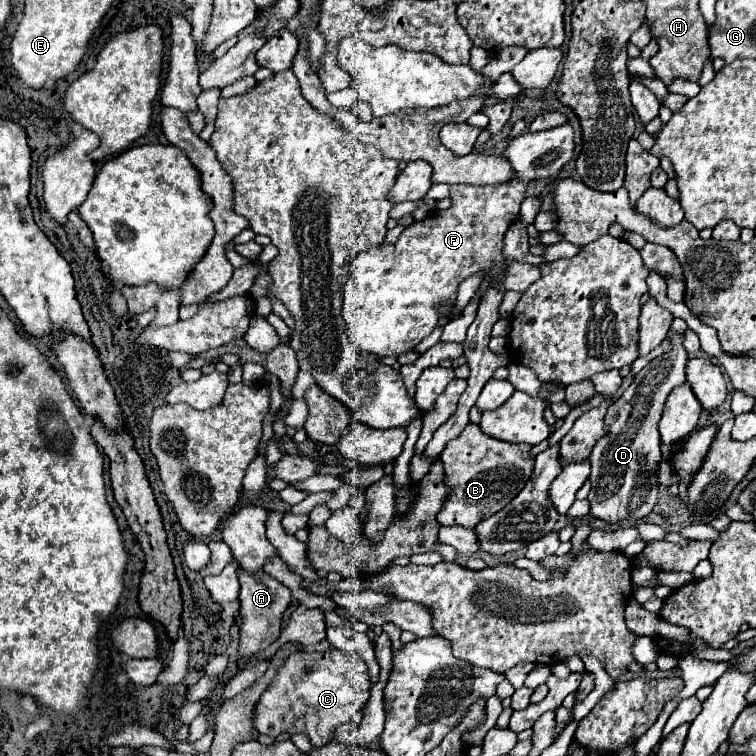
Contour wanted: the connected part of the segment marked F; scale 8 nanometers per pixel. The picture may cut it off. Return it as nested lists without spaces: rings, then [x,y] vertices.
[[[569,124],[557,126],[545,132],[525,132],[509,140],[507,148],[501,154],[509,160],[513,168],[513,178],[505,184],[493,186],[469,186],[457,184],[451,186],[451,208],[435,210],[425,220],[413,222],[407,226],[395,244],[381,244],[363,252],[355,258],[355,264],[349,270],[349,278],[343,286],[343,310],[341,316],[347,326],[347,336],[359,350],[371,352],[375,356],[399,356],[413,350],[423,338],[427,338],[437,326],[441,316],[453,316],[453,296],[457,294],[459,284],[471,274],[481,272],[489,274],[489,284],[501,292],[515,290],[525,292],[535,280],[541,278],[537,266],[517,260],[507,260],[503,254],[503,236],[507,228],[517,220],[519,206],[527,198],[527,184],[533,180],[555,178],[559,170],[573,158],[573,128]]]

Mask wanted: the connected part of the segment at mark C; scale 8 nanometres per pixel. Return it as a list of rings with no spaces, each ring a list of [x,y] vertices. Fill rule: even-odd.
[[[337,648],[325,652],[297,652],[279,666],[277,676],[261,694],[253,712],[253,724],[259,734],[273,738],[281,732],[303,732],[309,736],[311,744],[319,748],[333,740],[339,724],[353,722],[357,728],[361,726],[371,686],[367,664],[359,654]]]

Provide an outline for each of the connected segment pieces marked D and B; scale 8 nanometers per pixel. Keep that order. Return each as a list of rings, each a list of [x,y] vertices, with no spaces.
[[[677,334],[673,336],[673,350],[663,358],[651,360],[639,374],[635,374],[629,388],[609,408],[605,416],[605,428],[609,428],[609,432],[595,444],[589,456],[589,516],[599,518],[607,524],[615,524],[639,522],[651,514],[653,506],[659,500],[657,470],[659,462],[663,460],[657,424],[667,396],[673,388],[685,382],[685,362],[687,352],[683,348],[681,334]]]
[[[469,424],[469,428],[465,428],[457,440],[451,440],[445,446],[441,462],[445,468],[445,484],[451,488],[441,510],[437,512],[437,522],[441,526],[457,524],[463,528],[475,528],[475,524],[509,504],[513,496],[525,488],[533,474],[531,444],[509,444],[493,440],[491,436],[485,436],[475,424]]]

